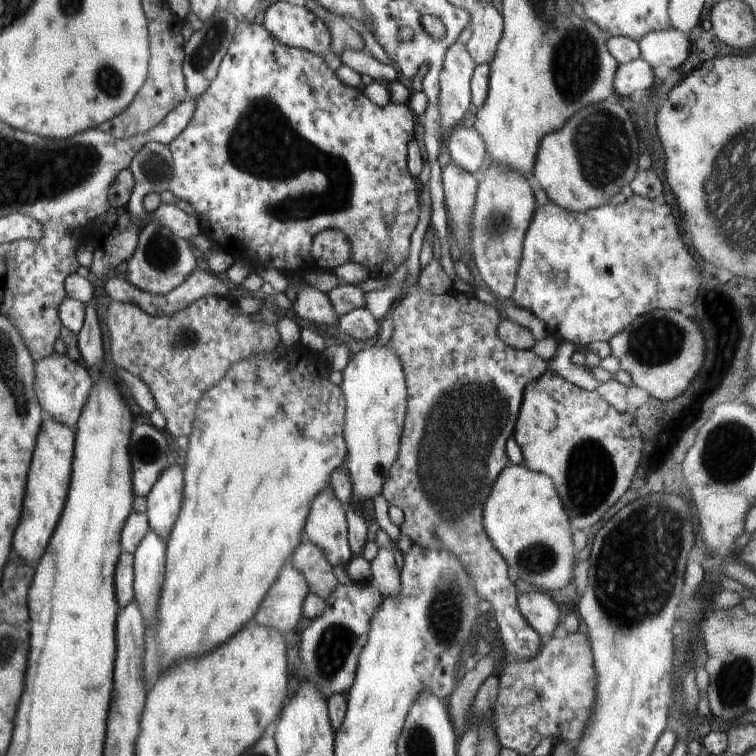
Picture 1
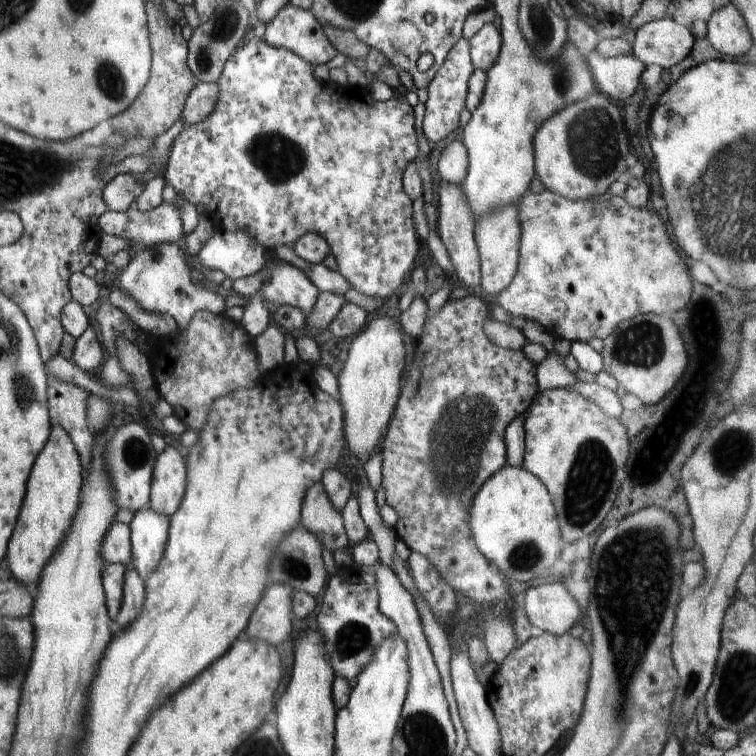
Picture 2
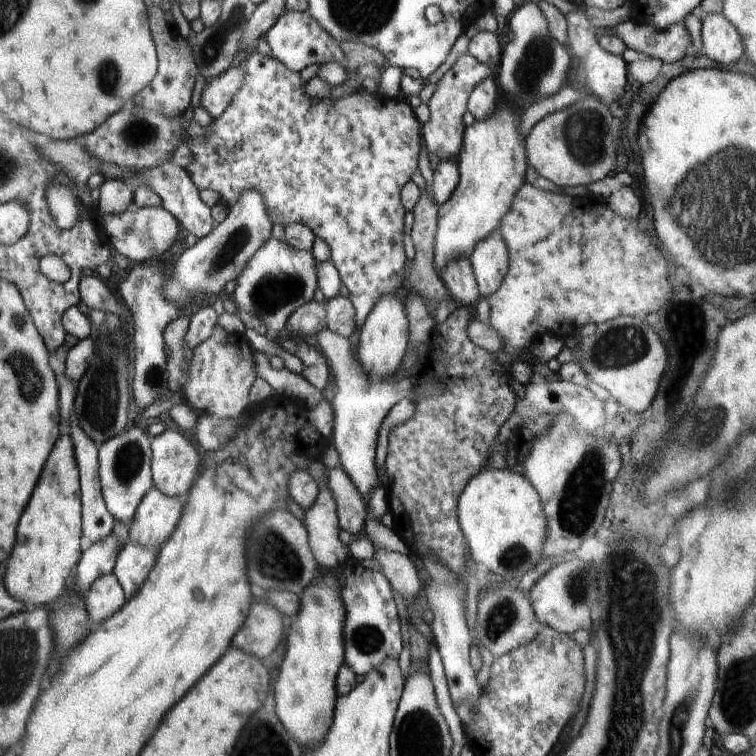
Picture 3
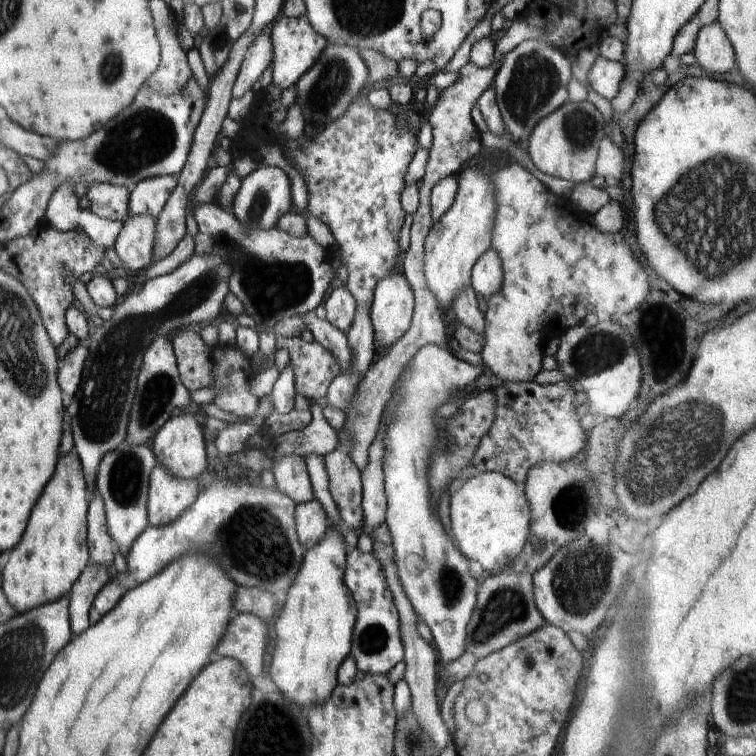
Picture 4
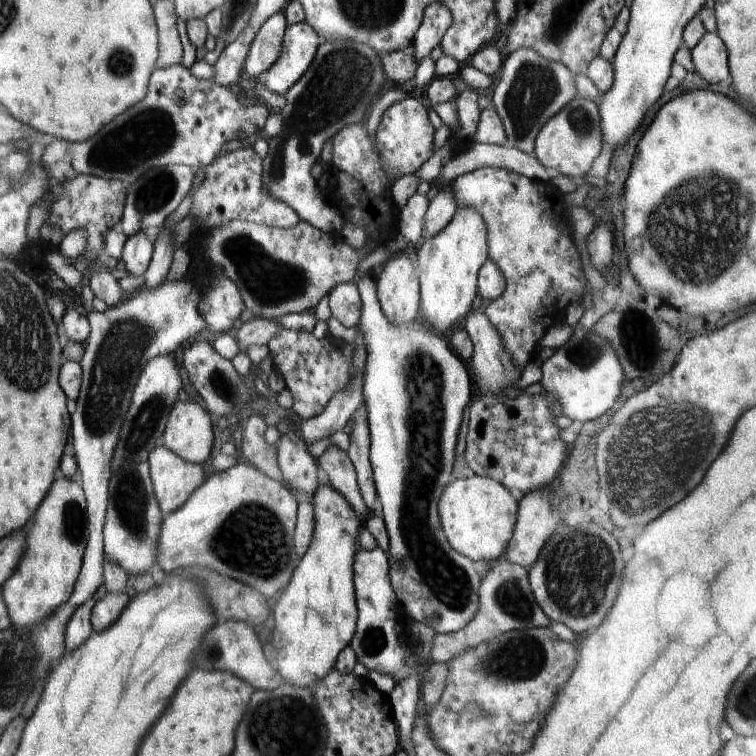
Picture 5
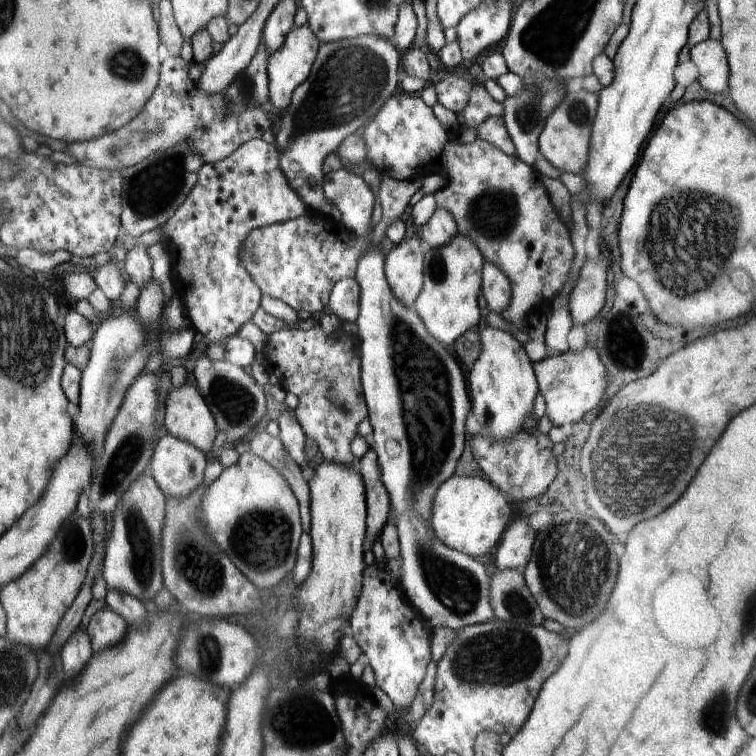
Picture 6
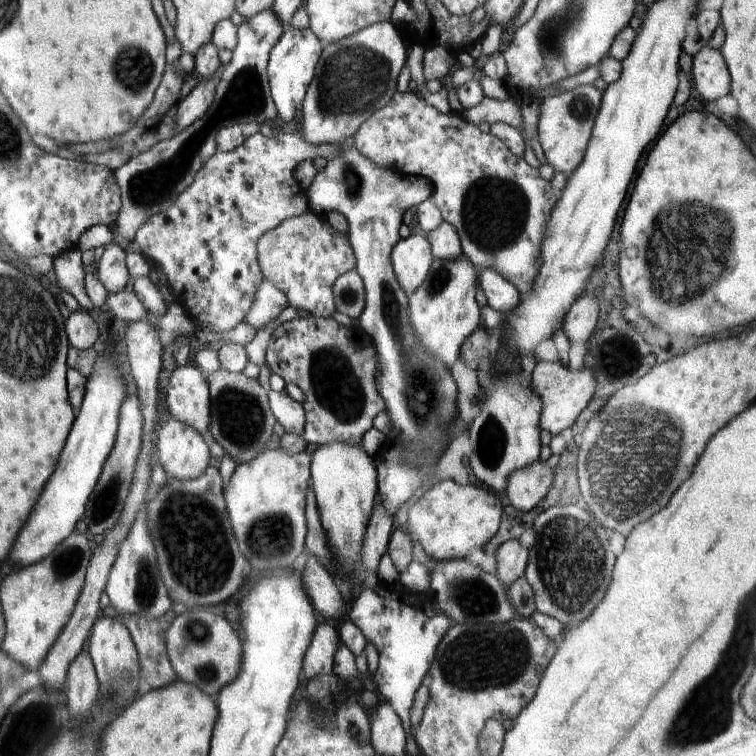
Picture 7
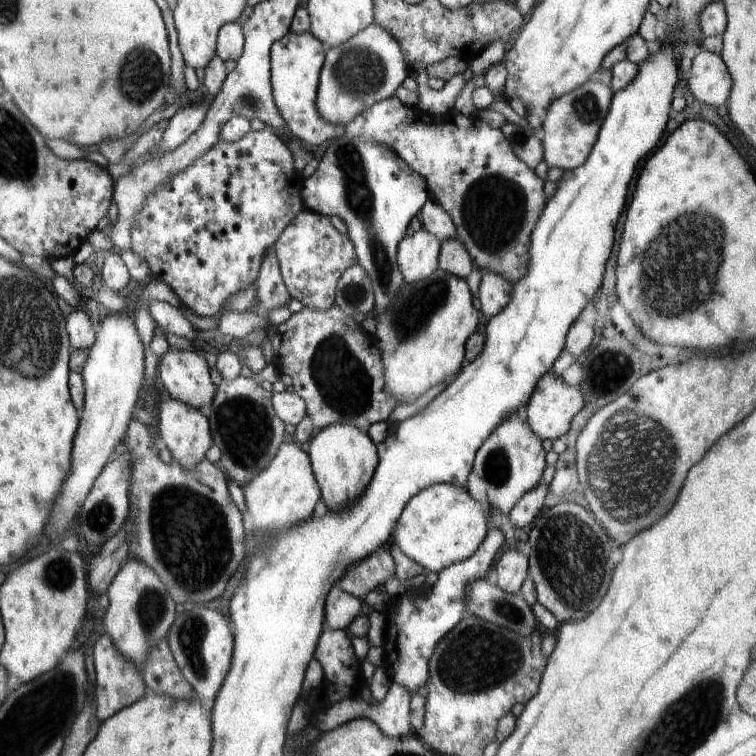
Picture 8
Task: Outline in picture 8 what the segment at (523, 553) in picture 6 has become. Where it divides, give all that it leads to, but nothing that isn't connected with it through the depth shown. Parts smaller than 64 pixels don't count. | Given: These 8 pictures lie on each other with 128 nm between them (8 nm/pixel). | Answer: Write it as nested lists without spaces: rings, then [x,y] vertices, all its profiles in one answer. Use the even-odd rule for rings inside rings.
[[[508,550],[497,560],[497,586],[508,594],[519,592],[522,583],[529,575],[527,558],[518,550]]]

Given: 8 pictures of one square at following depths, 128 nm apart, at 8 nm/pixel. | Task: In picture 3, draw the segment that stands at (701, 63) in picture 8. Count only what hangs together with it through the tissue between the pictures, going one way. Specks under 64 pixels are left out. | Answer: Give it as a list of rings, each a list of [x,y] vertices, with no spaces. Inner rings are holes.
[[[723,12],[706,14],[702,21],[701,52],[712,62],[730,66],[742,58],[742,42]]]

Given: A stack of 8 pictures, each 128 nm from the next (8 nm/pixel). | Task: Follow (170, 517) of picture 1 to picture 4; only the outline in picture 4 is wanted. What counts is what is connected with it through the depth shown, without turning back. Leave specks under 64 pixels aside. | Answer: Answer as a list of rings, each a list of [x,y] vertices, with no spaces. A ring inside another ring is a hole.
[[[182,412],[179,416],[174,416],[174,418],[170,417],[150,442],[156,462],[160,466],[164,466],[178,480],[196,480],[208,466],[206,442],[204,442],[202,426],[198,424],[198,420],[194,417],[194,413],[186,412]]]

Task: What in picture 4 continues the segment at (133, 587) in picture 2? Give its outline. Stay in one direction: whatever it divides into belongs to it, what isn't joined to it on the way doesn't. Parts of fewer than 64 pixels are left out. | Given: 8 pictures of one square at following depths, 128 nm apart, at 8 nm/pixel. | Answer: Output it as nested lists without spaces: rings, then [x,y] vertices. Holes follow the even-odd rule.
[[[238,475],[237,478],[216,476],[208,486],[203,482],[190,510],[176,522],[170,526],[146,527],[134,540],[130,552],[124,554],[127,586],[150,580],[168,564],[186,556],[186,552],[198,552],[216,562],[236,584],[268,592],[288,590],[294,574],[300,572],[305,553],[296,530],[297,504],[278,489],[270,490],[260,482],[250,483],[248,477]]]

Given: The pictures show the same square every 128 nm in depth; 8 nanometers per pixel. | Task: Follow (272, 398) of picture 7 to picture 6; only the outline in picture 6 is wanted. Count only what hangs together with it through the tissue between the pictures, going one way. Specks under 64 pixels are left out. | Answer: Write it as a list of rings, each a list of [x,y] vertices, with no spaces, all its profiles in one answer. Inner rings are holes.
[[[290,409],[282,410],[278,414],[276,422],[279,424],[280,432],[278,438],[282,440],[284,448],[288,450],[288,454],[292,456],[292,460],[300,466],[305,475],[311,474],[319,459],[308,460],[306,452],[304,452],[307,436],[300,426],[294,411]]]

